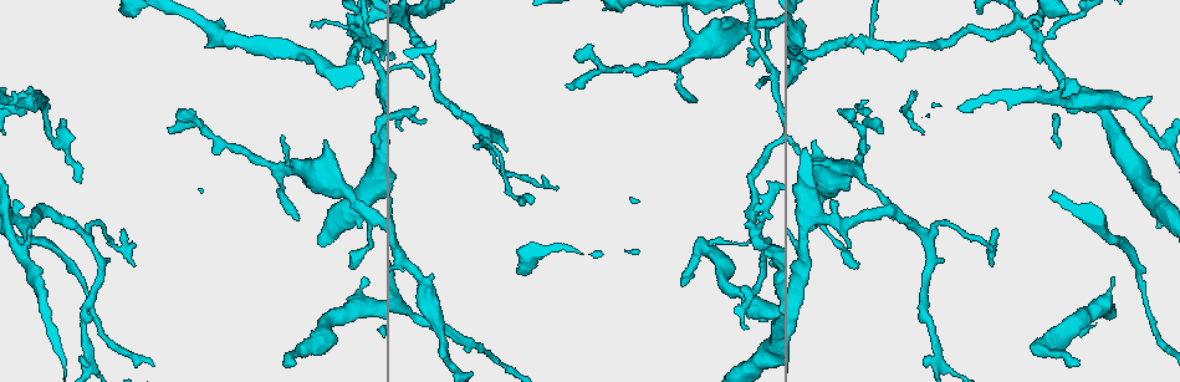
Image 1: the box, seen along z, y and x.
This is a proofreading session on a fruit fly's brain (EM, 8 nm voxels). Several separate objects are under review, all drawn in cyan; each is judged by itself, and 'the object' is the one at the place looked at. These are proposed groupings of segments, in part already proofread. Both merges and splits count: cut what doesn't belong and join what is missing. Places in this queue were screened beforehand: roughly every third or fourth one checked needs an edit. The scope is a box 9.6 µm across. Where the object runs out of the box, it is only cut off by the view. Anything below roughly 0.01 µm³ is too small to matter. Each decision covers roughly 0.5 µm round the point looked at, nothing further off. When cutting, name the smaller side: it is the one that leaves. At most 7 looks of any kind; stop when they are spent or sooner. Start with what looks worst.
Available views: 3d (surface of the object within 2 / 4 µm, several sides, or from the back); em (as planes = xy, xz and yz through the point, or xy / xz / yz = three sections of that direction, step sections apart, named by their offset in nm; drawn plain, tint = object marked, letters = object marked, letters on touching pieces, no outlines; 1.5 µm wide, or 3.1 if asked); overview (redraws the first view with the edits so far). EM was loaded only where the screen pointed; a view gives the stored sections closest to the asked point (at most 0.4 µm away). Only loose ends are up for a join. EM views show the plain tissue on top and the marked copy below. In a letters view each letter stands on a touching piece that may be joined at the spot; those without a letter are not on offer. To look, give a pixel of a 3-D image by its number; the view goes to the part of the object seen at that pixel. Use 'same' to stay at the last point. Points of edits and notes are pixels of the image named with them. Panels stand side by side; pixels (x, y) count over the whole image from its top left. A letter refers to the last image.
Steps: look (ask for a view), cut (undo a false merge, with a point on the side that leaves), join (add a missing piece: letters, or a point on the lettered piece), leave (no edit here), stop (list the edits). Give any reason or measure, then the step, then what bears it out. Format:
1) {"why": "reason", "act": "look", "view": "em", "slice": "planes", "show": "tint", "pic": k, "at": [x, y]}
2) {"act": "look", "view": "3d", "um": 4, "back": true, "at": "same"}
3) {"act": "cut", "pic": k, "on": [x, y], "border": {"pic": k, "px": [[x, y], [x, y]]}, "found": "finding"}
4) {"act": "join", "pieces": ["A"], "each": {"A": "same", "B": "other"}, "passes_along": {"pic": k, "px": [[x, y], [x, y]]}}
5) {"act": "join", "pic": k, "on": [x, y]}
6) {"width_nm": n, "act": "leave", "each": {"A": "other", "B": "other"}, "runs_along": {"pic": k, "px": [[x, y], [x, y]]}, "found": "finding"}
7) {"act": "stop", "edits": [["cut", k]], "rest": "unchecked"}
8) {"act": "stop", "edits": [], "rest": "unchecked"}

{"why": "arms part here", "act": "look", "view": "3d", "um": 4, "pic": 1, "at": [1029, 27]}

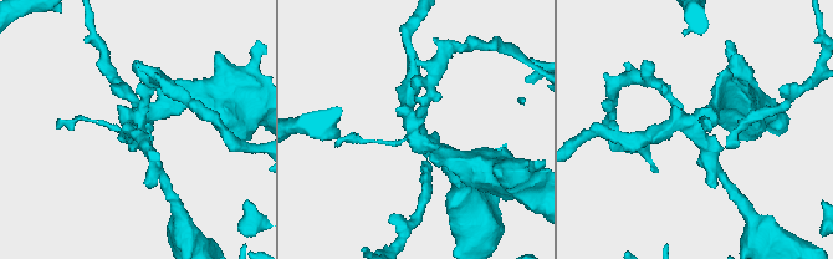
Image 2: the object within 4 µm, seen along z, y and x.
{"why": "shape alone is not enough", "act": "look", "view": "em", "slice": "planes", "show": "letters", "pic": 2, "at": [695, 129]}

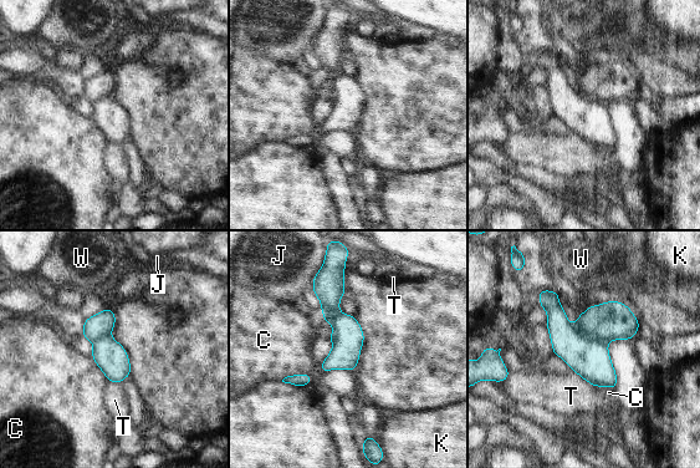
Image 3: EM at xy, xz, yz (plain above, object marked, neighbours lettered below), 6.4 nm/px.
{"act": "cut", "pic": 3, "on": [613, 320], "each": {"C": "other", "J": "other", "K": "other", "T": "other", "W": "other"}, "border": {"pic": 3, "px": [[572, 325], [606, 344]]}, "found": "a second cell is stuck on"}

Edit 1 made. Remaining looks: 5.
{"why": "redraw", "act": "look", "view": "overview"}

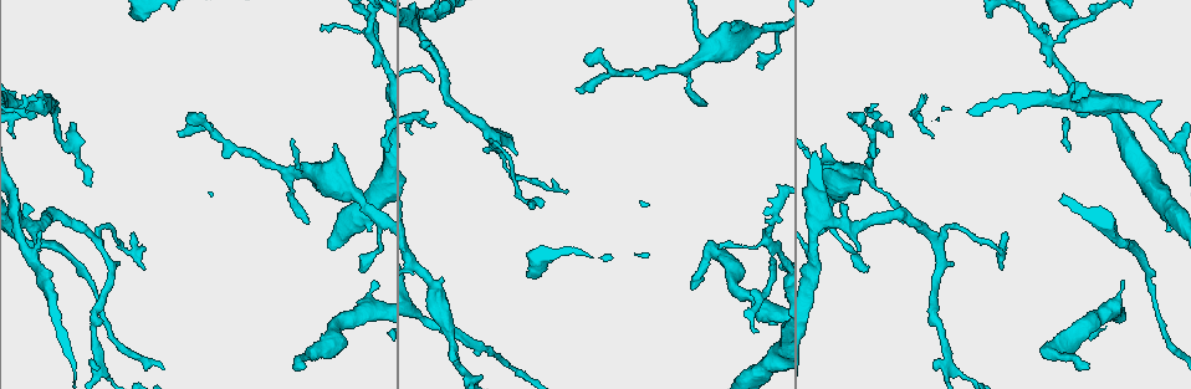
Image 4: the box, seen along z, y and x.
{"why": "an open end", "act": "look", "view": "em", "slice": "xz", "step": 8, "show": "letters", "pic": 4, "at": [59, 102]}

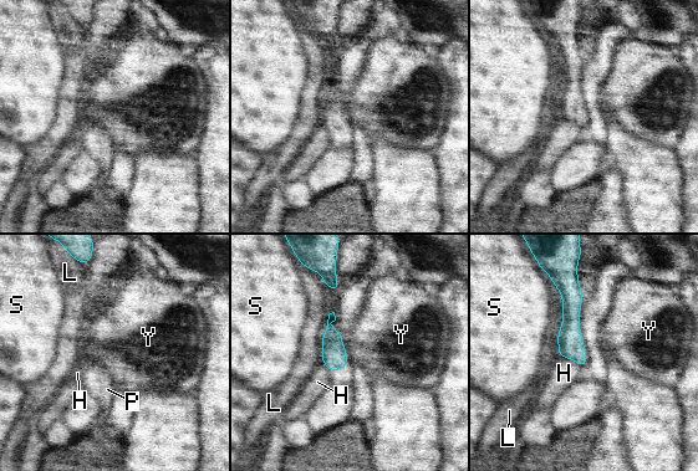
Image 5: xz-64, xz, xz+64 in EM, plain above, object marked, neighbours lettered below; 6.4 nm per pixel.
{"why": "another direction", "act": "look", "view": "em", "slice": "planes", "show": "letters", "at": "same"}

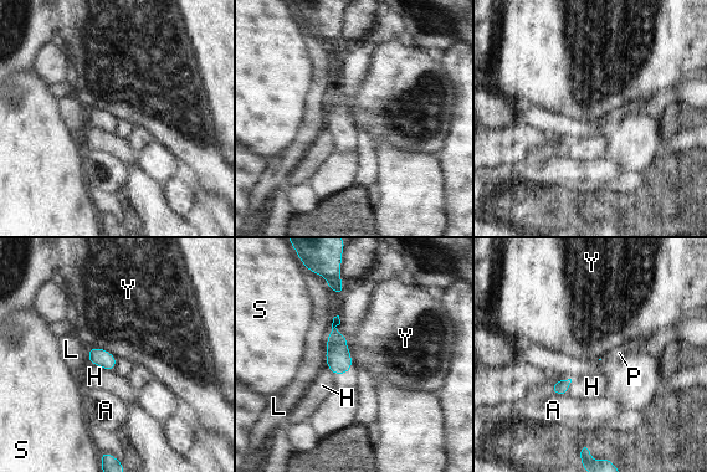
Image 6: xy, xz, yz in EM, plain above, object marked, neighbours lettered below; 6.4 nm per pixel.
{"longest_contact_nm": ["Y", 320], "act": "join", "pieces": ["P"], "each": {"A": "other", "H": "other", "L": "other", "P": "same", "S": "other", "Y": "other"}, "found": "it goes on there"}

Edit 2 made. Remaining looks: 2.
{"act": "look", "view": "overview"}

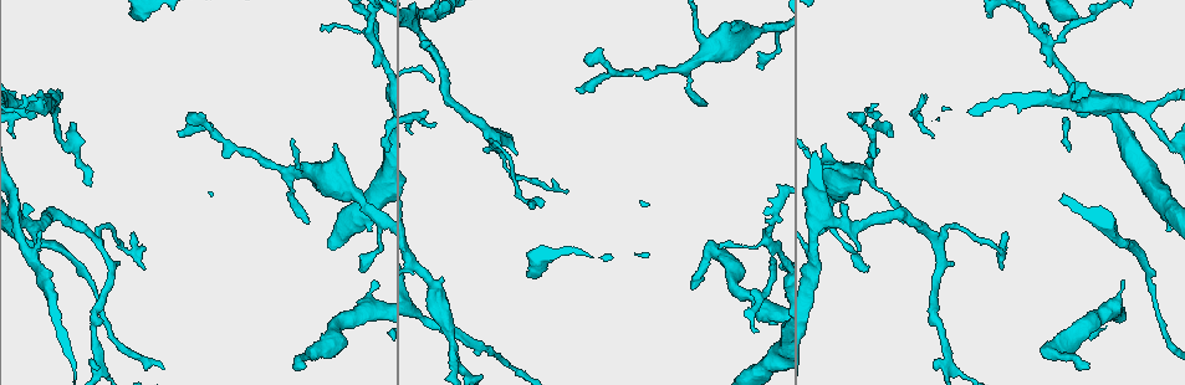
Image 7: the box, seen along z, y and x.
{"why": "branch stops here", "act": "look", "view": "em", "slice": "planes", "show": "letters", "pic": 7, "at": [885, 134]}

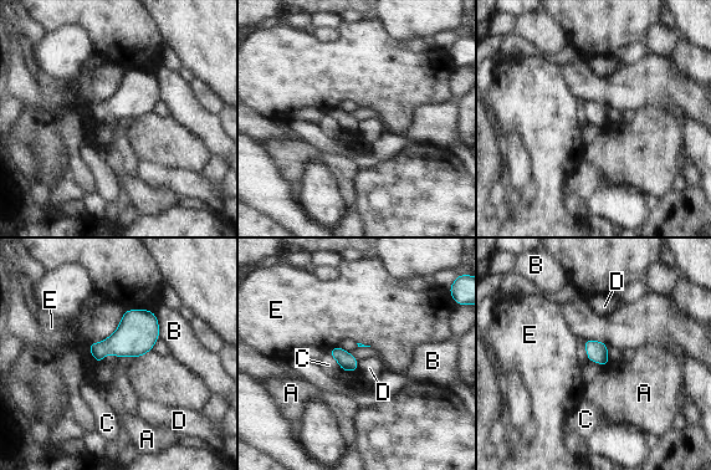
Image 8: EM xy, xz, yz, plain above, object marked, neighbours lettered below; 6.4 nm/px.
{"act": "leave", "each": {"A": "other", "B": "other", "C": "other", "D": "other", "E": "other"}, "border": {"pic": 8, "px": [[86, 345], [91, 354], [100, 363]]}, "found": "none of them fits"}

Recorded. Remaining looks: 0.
{"act": "stop", "edits": [["cut", 3], ["join", 6]], "rest": "unchecked"}

